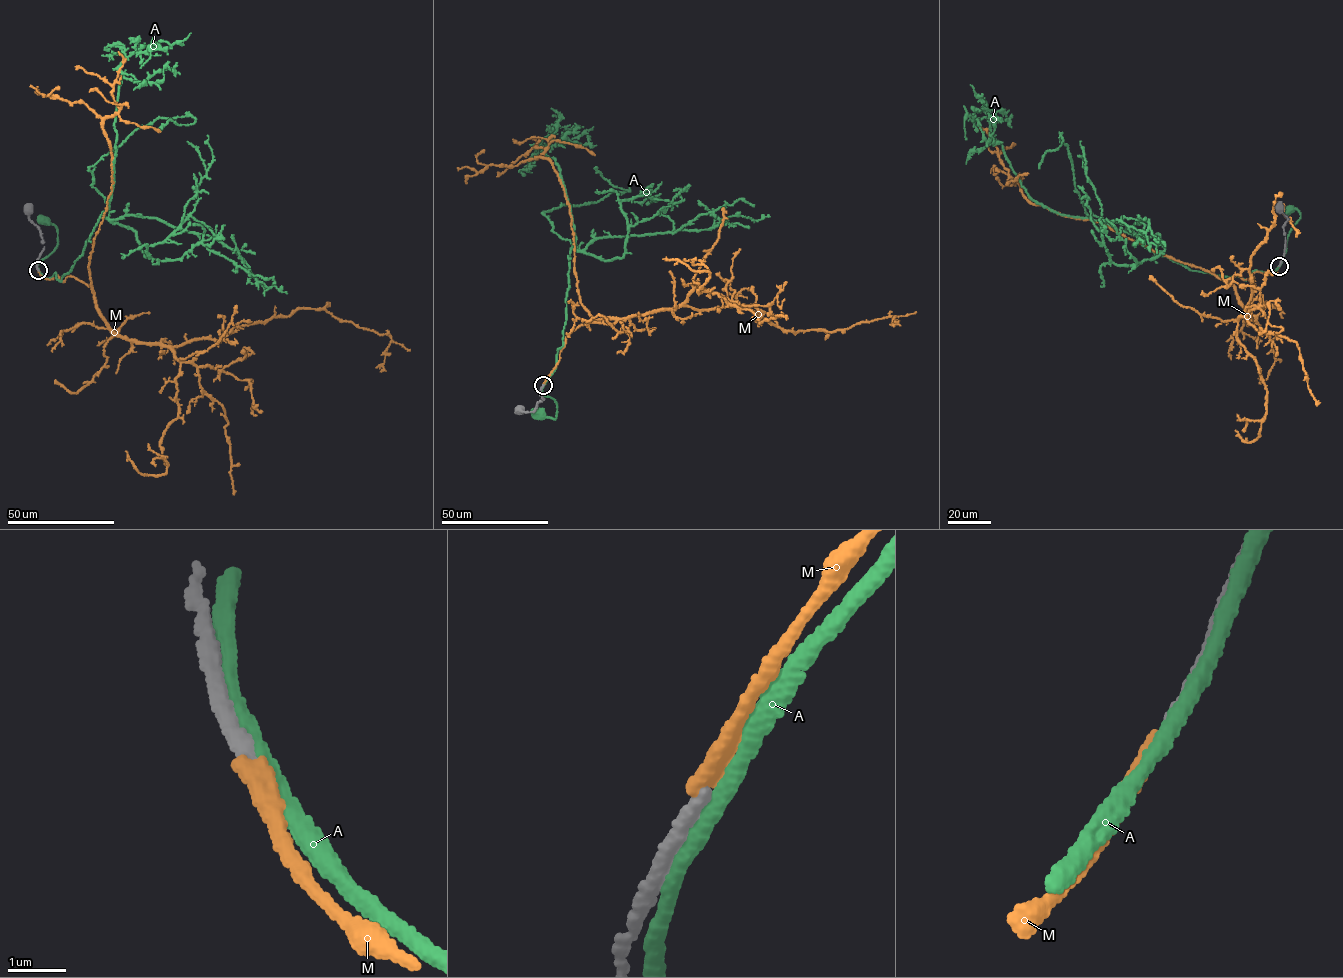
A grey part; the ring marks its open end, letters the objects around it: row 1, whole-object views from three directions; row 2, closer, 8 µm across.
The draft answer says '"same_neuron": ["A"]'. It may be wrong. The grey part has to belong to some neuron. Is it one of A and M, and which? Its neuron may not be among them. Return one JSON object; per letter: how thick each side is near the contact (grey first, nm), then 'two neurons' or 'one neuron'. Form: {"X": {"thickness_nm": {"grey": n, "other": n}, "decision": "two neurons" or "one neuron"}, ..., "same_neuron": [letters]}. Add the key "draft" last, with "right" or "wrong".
{"A": {"thickness_nm": {"grey": 240, "other": 280}, "decision": "two neurons"}, "M": {"thickness_nm": {"grey": 280, "other": 280}, "decision": "two neurons"}, "same_neuron": [], "draft": "wrong"}

